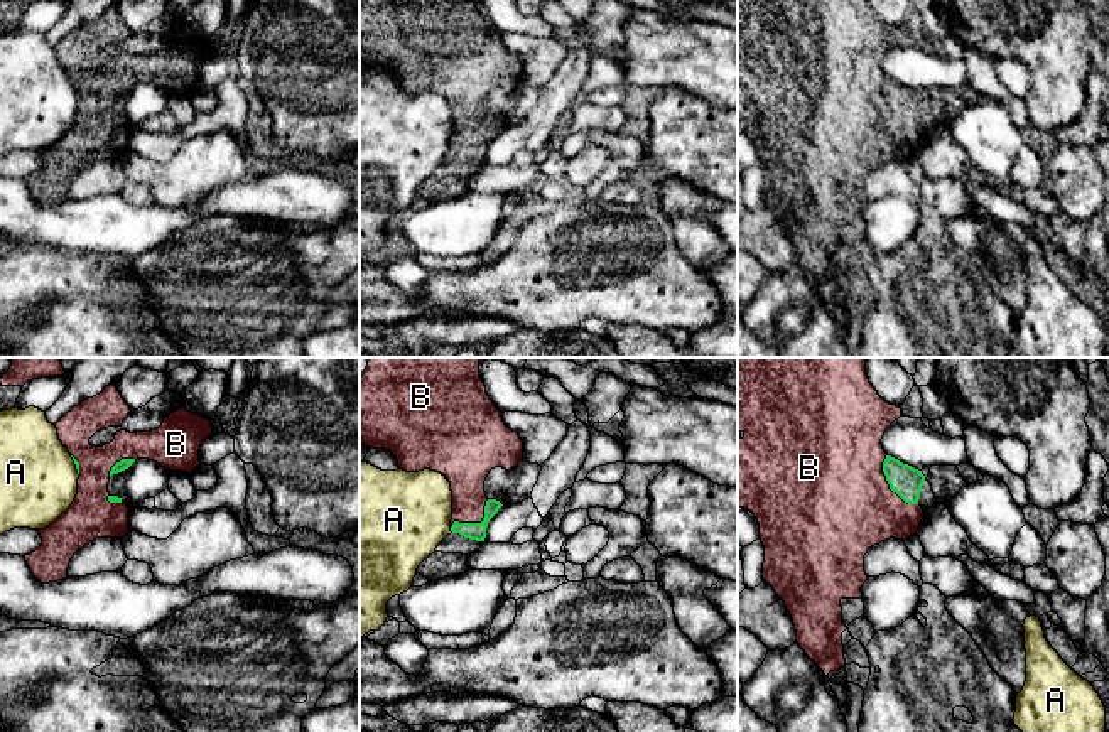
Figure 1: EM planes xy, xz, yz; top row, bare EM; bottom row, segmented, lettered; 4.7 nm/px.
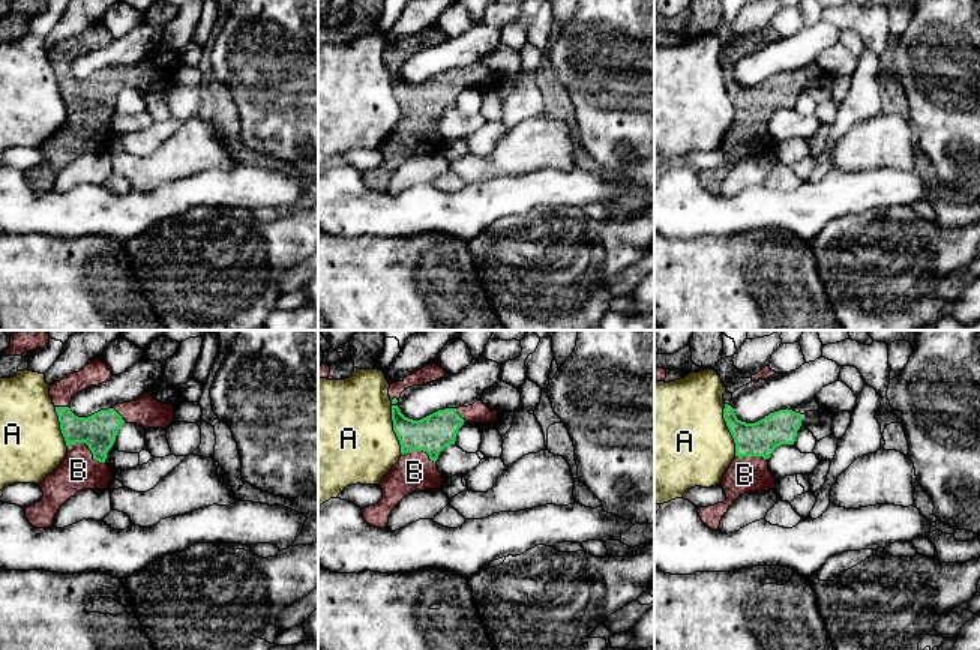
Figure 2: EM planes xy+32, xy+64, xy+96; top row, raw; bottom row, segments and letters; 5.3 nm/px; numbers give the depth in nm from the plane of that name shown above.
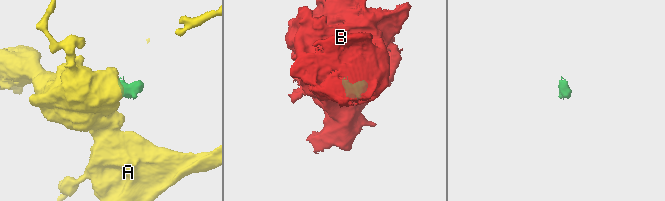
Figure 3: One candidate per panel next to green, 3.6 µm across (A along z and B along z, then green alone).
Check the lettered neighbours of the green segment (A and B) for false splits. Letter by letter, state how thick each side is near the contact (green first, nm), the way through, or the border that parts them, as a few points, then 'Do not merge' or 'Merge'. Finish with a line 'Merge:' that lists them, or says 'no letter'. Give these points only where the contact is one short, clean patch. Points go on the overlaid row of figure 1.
A: Thickness 80 nm (green) against 440 nm. Boundary: xz (449, 527), (453, 532). Do not merge
B: Thickness 150 nm (green) against 500 nm. Merge
Merge: B

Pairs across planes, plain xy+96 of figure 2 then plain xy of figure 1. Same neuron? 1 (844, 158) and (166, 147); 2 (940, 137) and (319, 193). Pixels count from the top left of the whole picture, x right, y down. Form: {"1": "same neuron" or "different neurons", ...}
{"1": "different neurons", "2": "different neurons"}

